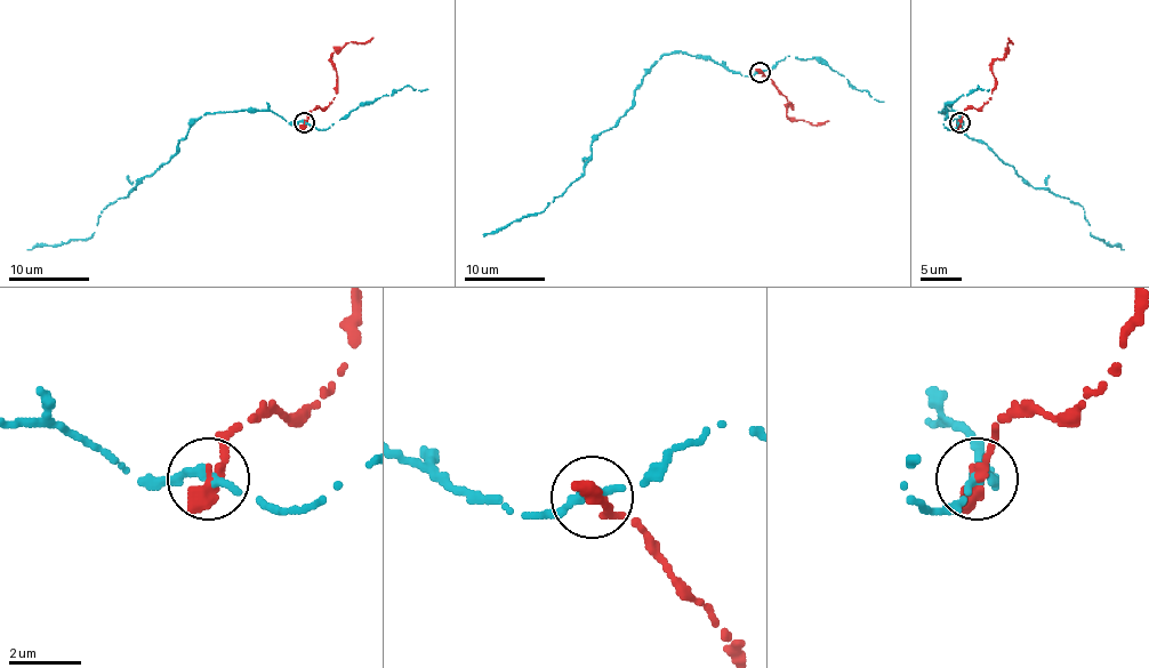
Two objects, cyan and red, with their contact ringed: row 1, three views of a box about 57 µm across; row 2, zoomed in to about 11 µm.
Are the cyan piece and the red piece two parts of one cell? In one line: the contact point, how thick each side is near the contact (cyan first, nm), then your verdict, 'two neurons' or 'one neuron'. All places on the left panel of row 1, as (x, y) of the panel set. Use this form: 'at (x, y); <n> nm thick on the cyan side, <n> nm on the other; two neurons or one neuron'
at (304, 122); 220 nm thick on the cyan side, 480 nm on the other; two neurons

